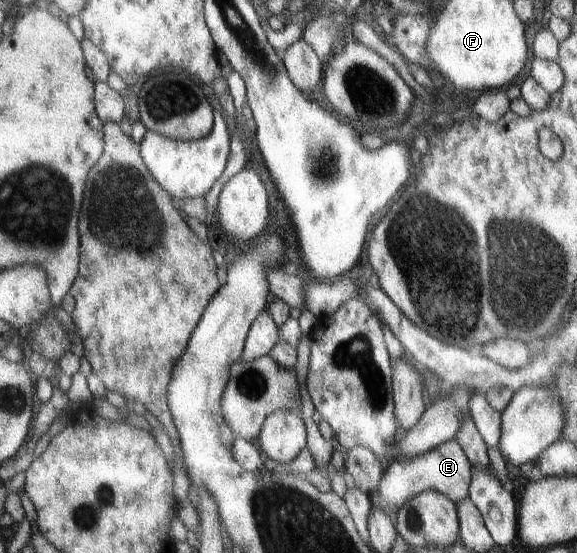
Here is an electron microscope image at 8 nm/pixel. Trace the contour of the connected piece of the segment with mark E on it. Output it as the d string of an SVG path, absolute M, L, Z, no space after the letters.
M454 438L413 458L407 458L402 454L400 458L390 463L390 467L386 469L378 487L368 495L373 503L373 508L388 515L397 513L412 496L428 490L444 492L444 495L457 504L470 496L473 467L474 465L459 441Z

